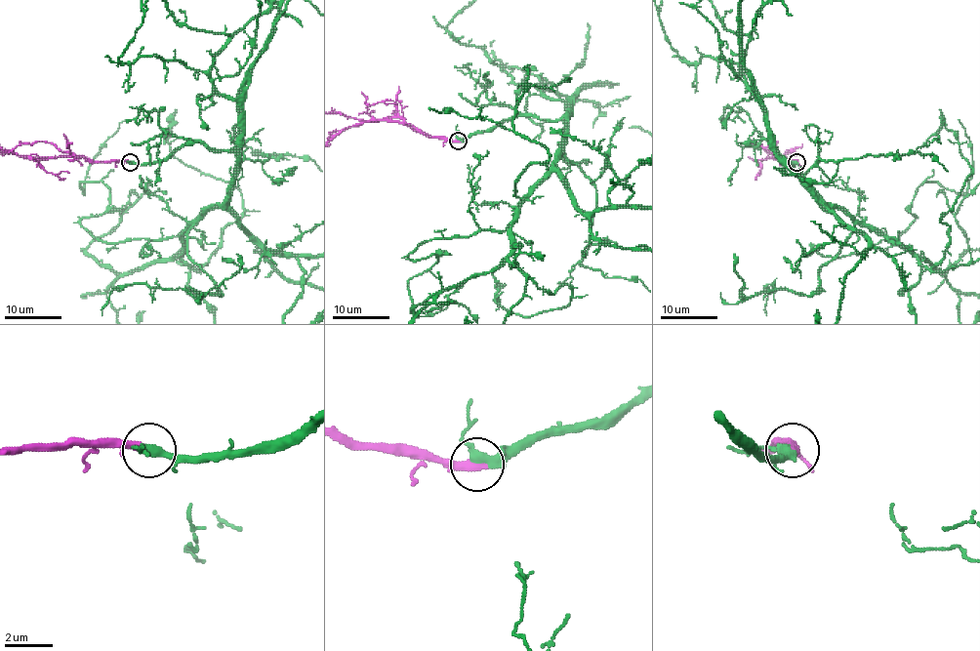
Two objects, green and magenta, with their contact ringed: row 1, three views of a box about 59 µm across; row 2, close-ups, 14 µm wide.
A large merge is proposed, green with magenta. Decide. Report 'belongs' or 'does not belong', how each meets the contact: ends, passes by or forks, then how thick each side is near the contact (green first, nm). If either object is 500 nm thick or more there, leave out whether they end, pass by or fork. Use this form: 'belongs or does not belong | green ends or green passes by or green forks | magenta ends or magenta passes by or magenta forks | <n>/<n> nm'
belongs | green passes by | magenta ends | 320/400 nm

